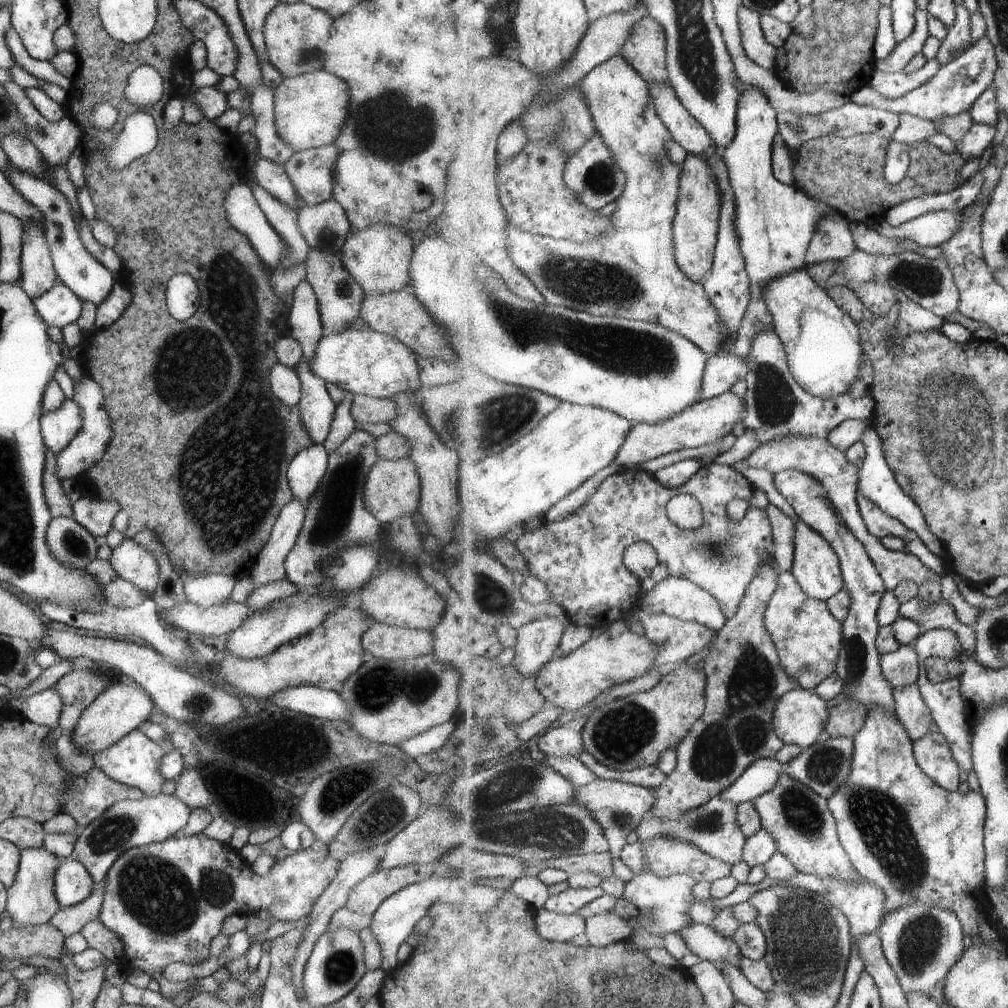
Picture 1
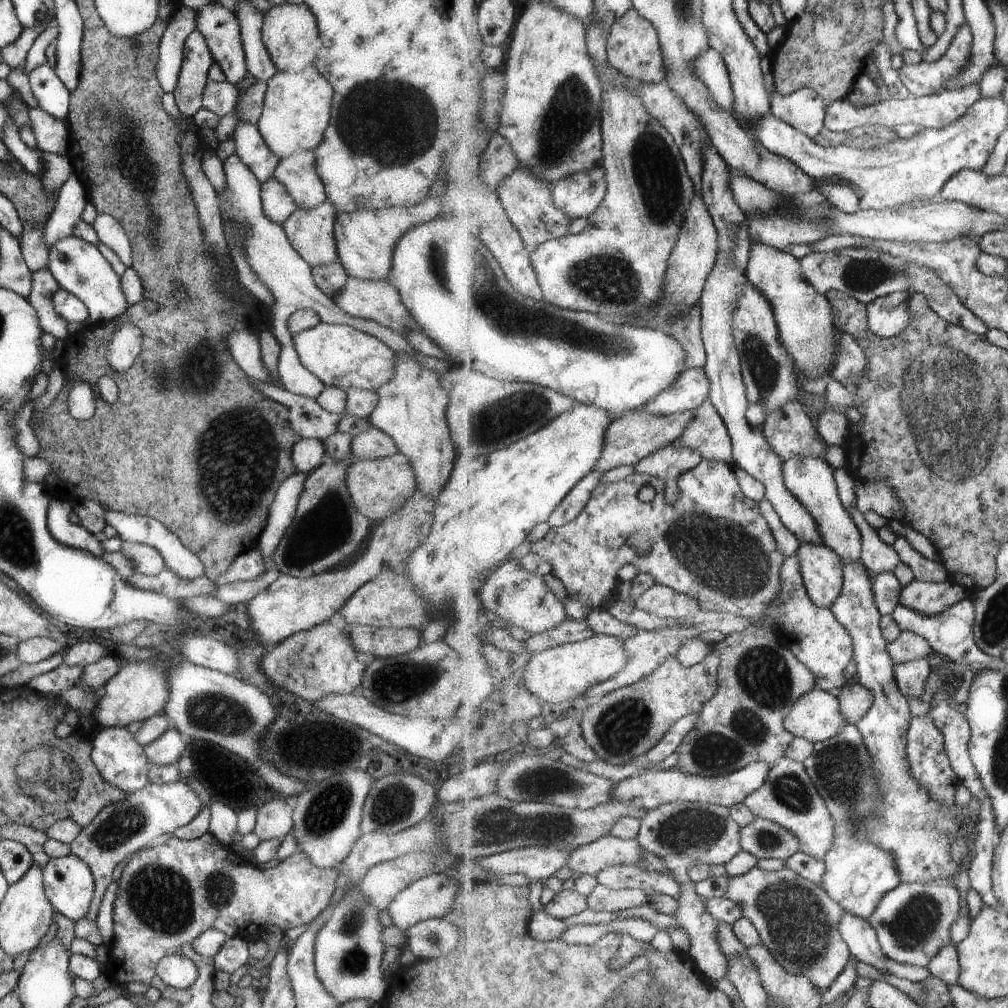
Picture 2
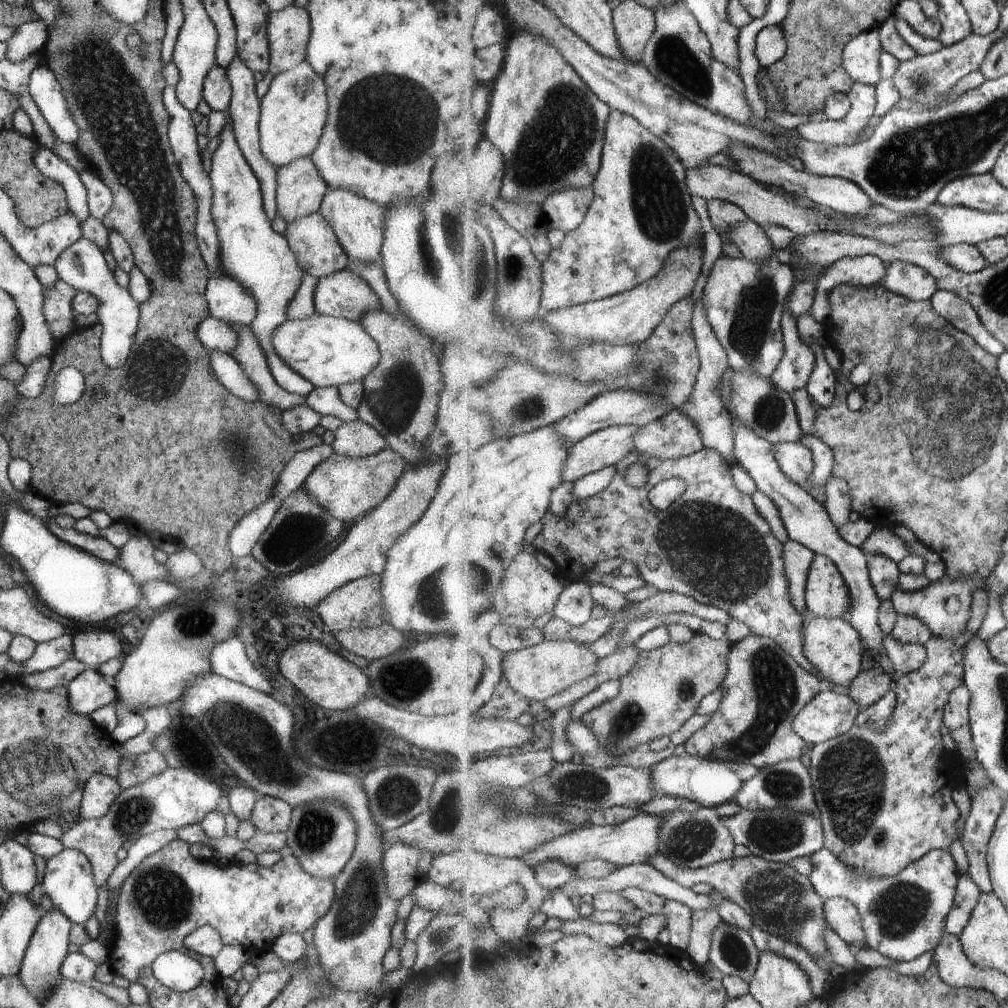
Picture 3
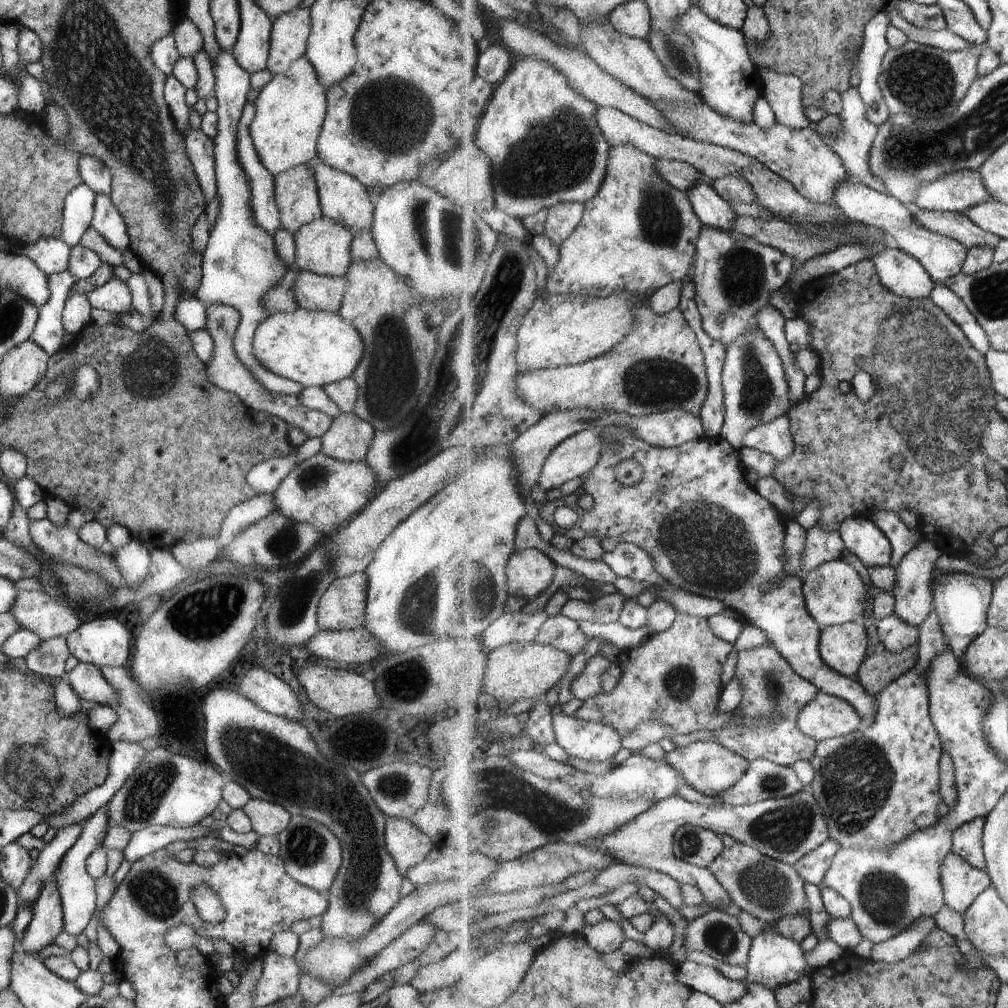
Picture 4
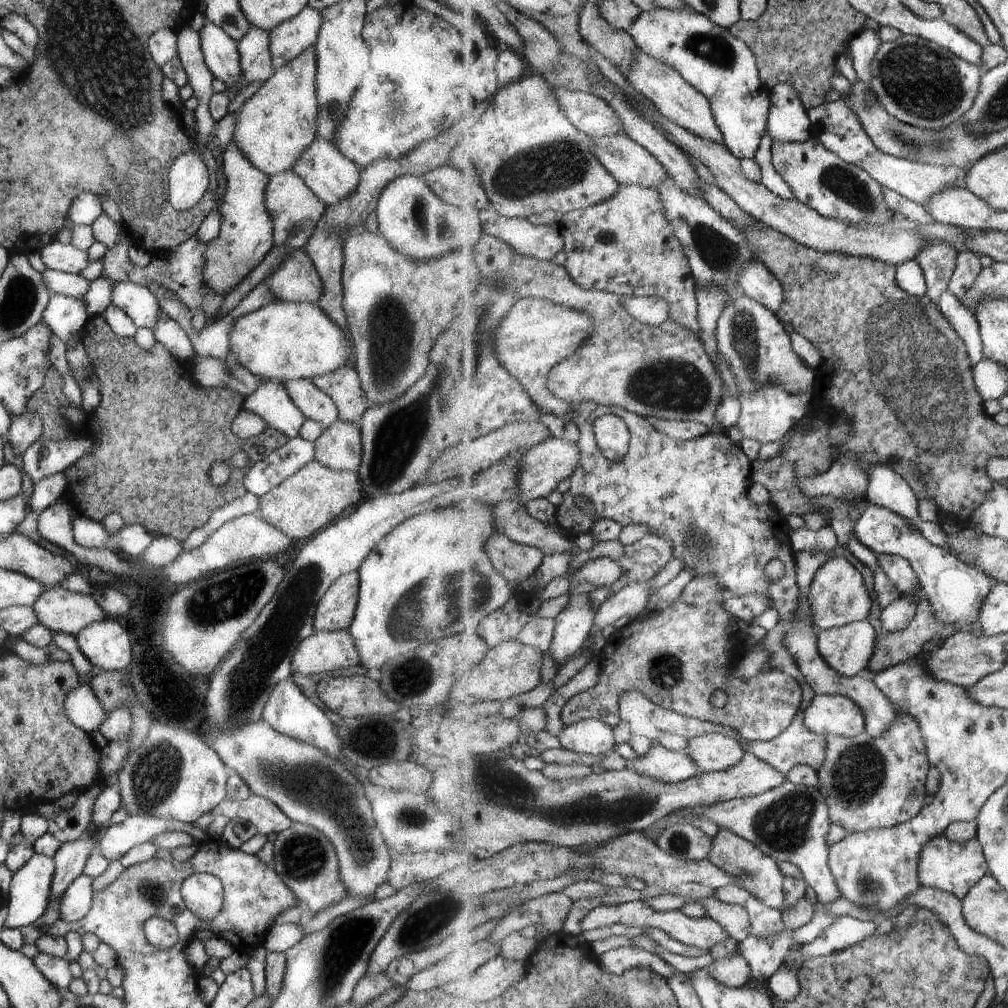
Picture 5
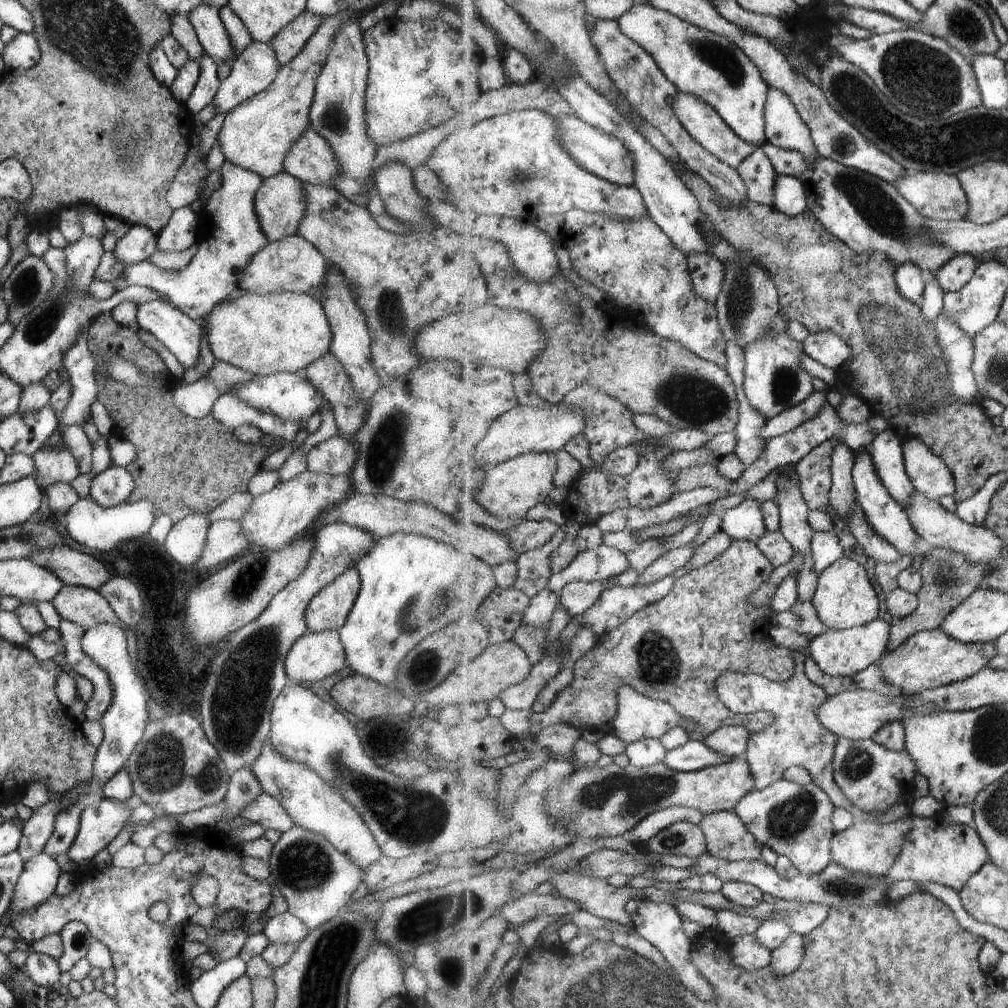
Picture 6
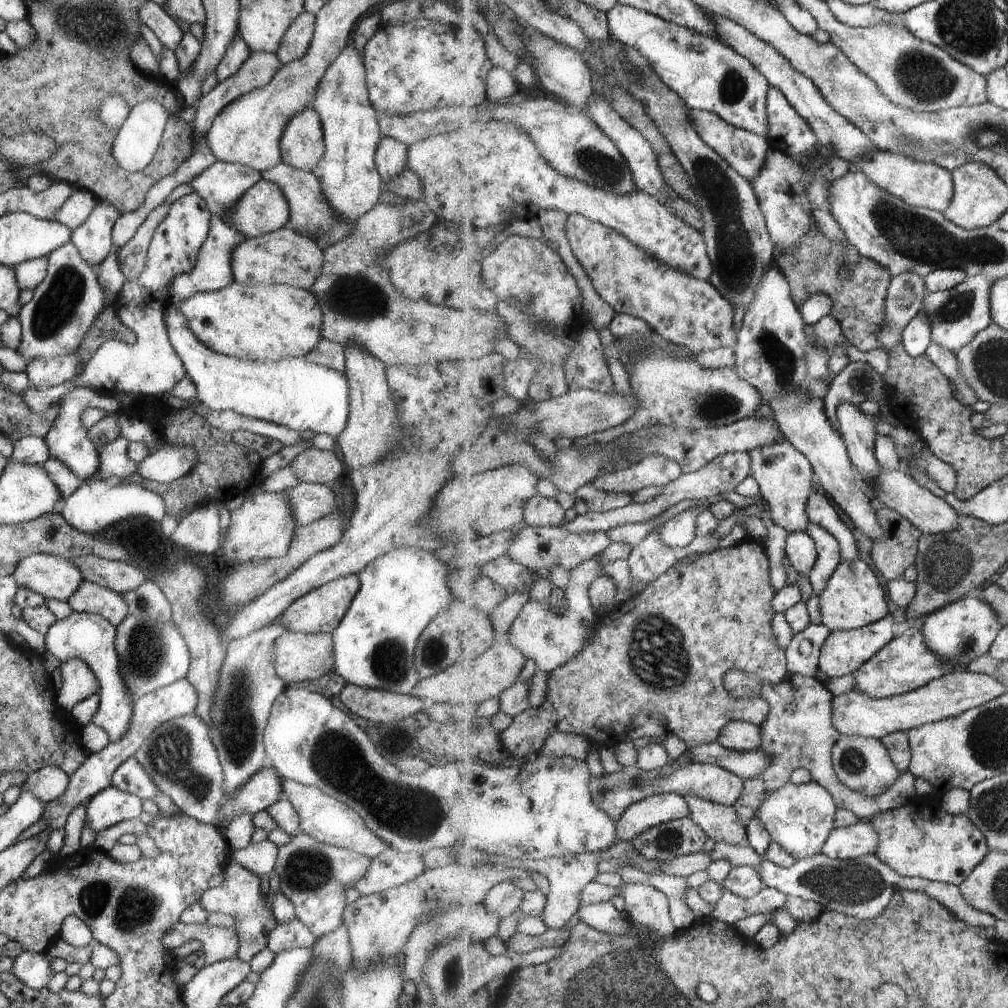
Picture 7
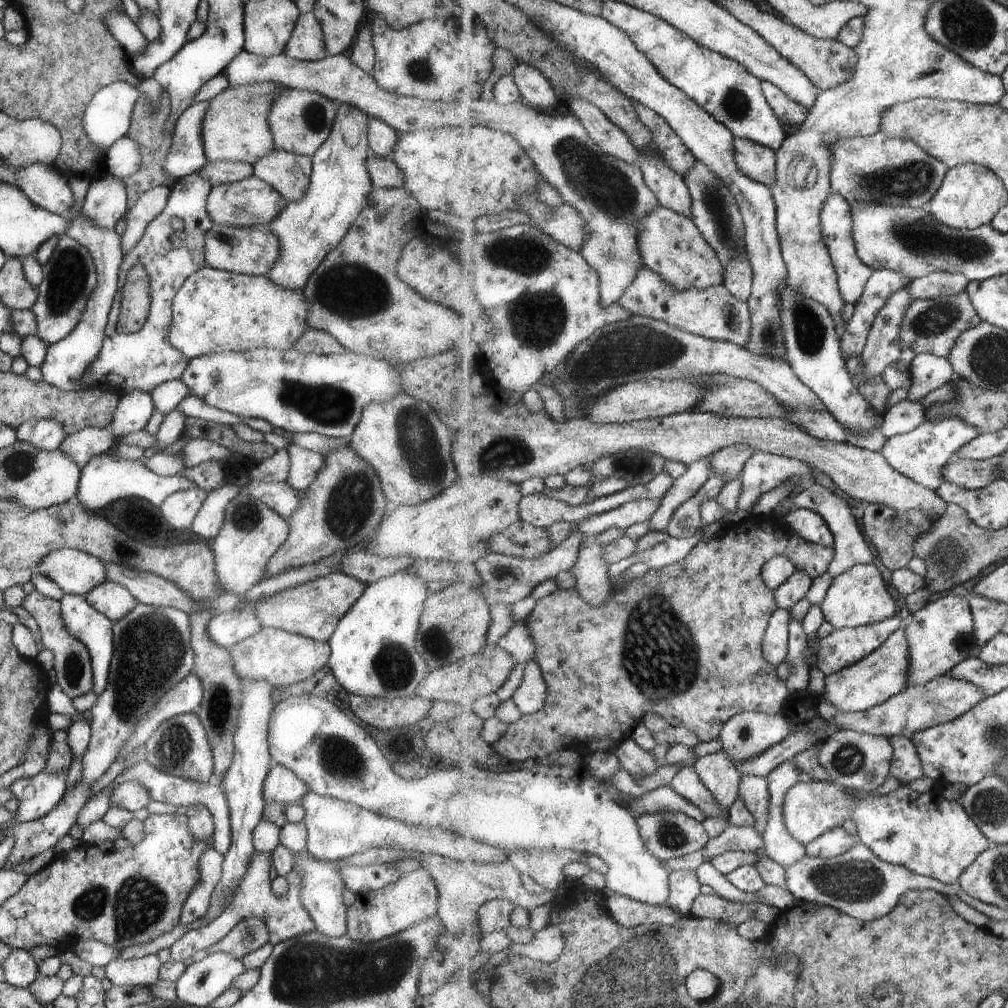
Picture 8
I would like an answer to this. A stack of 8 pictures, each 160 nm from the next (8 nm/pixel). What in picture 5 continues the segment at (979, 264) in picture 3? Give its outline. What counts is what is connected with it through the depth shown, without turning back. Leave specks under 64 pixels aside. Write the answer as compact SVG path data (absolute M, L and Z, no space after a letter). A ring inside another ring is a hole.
M941 239L929 241L917 255L928 284L927 298L936 303L948 289L958 263L958 250Z

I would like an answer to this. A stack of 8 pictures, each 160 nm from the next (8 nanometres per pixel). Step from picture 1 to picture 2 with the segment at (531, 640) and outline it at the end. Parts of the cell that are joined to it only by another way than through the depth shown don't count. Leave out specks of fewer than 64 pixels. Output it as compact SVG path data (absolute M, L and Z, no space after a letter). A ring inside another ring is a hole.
M510 558L491 574L478 600L484 608L503 620L527 630L531 637L541 632L548 632L551 628L563 624L563 620L568 620L568 614L559 598L547 588L542 577L523 568L519 560Z

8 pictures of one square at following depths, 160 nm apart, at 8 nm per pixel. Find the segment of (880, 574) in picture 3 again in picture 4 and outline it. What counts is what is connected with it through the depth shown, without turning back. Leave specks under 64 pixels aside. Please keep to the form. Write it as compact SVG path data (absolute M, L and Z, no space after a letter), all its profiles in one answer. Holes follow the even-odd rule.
M849 518L839 531L847 550L867 569L891 566L894 548L887 535L871 519Z

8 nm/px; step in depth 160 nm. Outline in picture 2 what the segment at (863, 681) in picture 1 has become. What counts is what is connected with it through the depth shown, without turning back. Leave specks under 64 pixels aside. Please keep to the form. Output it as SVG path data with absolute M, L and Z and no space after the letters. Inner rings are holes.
M795 456L784 463L785 484L809 508L824 534L824 544L842 559L842 562L862 562L863 536L856 522L844 508L834 477L834 469L825 458Z

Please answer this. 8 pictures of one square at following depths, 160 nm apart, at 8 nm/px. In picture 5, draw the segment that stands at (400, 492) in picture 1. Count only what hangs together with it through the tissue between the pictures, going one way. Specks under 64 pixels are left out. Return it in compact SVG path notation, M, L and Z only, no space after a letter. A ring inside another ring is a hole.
M311 459L258 498L258 514L293 542L325 528L351 504L362 501L363 494L356 471L331 470Z

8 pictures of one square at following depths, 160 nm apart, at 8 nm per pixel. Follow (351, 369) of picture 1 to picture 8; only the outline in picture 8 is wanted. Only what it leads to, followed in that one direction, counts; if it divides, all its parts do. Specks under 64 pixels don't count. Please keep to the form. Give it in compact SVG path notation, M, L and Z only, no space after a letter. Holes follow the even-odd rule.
M203 265L192 272L177 289L172 300L172 319L166 339L187 360L204 352L249 351L254 348L288 351L309 328L306 326L308 302L301 290L291 290L271 282L263 275L244 275Z

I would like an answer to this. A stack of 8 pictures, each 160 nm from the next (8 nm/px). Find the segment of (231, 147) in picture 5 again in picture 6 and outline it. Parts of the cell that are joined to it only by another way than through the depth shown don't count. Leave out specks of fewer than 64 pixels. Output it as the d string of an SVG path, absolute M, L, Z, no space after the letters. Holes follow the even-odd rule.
M227 159L220 166L221 184L208 198L201 217L202 233L199 236L196 253L182 268L175 271L157 268L150 262L141 261L122 270L122 275L109 281L115 292L129 285L152 288L166 298L185 316L198 322L220 303L238 284L242 268L249 264L251 257L268 243L268 238L260 229L253 210L254 194L262 183L256 172L238 167Z

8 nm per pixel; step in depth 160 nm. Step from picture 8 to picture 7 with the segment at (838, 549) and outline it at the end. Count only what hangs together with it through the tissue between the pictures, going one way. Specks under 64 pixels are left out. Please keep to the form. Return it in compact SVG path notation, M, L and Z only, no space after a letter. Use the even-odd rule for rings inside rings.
M815 492L808 500L806 511L811 521L822 526L839 541L842 562L853 562L859 559L857 540L853 536L853 530L841 520L837 508L831 504L829 498Z

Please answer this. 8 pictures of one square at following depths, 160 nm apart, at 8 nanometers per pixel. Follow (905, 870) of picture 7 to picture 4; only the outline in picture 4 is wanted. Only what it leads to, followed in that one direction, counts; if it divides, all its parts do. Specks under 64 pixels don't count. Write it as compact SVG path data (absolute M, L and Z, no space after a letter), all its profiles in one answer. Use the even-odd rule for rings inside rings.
M951 851L941 869L946 904L963 913L992 885L986 870L975 868L968 860Z

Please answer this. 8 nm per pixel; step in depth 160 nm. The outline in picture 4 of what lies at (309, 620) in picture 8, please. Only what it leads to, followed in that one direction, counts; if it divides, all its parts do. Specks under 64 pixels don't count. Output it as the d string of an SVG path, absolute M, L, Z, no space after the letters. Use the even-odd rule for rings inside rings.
M363 571L333 578L321 593L316 608L319 631L364 626L367 577Z

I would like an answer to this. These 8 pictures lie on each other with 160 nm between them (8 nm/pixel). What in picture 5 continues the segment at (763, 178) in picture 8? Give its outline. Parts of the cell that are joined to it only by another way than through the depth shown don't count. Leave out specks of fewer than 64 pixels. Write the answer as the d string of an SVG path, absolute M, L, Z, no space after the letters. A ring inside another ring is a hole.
M637 49L635 63L632 64L632 70L626 74L626 79L639 94L646 96L654 104L655 108L667 118L692 133L725 145L724 134L716 123L716 116L712 114L709 99L692 84L689 84L685 77L681 76L680 72L665 64L665 62L653 58L645 51Z

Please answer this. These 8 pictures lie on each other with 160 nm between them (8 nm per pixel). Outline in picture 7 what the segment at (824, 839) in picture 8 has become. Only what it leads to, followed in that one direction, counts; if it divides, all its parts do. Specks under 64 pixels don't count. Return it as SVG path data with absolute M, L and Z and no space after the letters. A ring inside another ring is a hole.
M860 820L850 827L833 829L823 847L823 853L832 859L859 859L866 854L876 854L878 846L878 832L873 823Z

